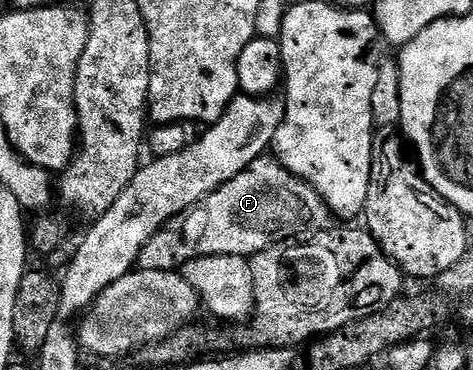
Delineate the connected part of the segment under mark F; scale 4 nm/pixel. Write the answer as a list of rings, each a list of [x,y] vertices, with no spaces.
[[[263,155],[245,167],[244,171],[240,171],[236,179],[224,183],[219,189],[208,194],[203,201],[197,201],[181,217],[173,217],[164,228],[156,231],[156,235],[152,235],[148,243],[144,243],[138,256],[137,268],[144,271],[178,271],[192,259],[212,255],[236,255],[249,259],[255,253],[282,241],[298,239],[306,234],[325,233],[331,225],[332,214],[322,196],[304,179],[285,169],[277,157]]]

